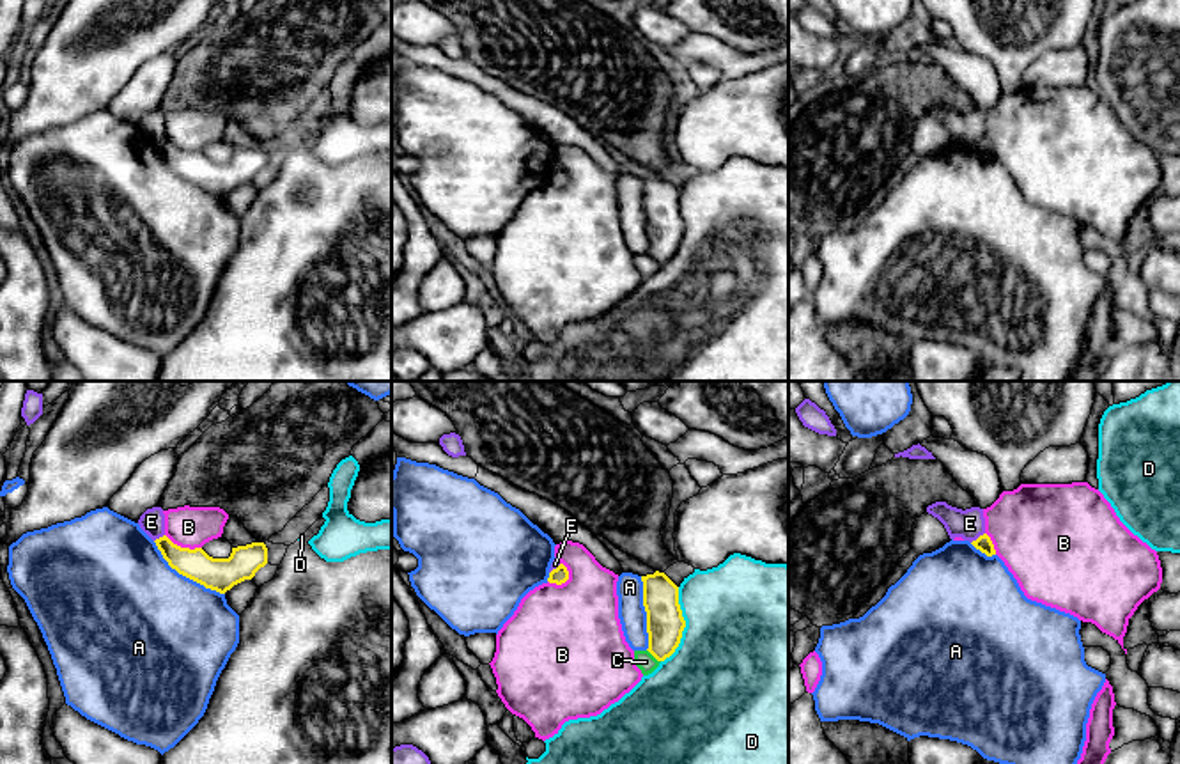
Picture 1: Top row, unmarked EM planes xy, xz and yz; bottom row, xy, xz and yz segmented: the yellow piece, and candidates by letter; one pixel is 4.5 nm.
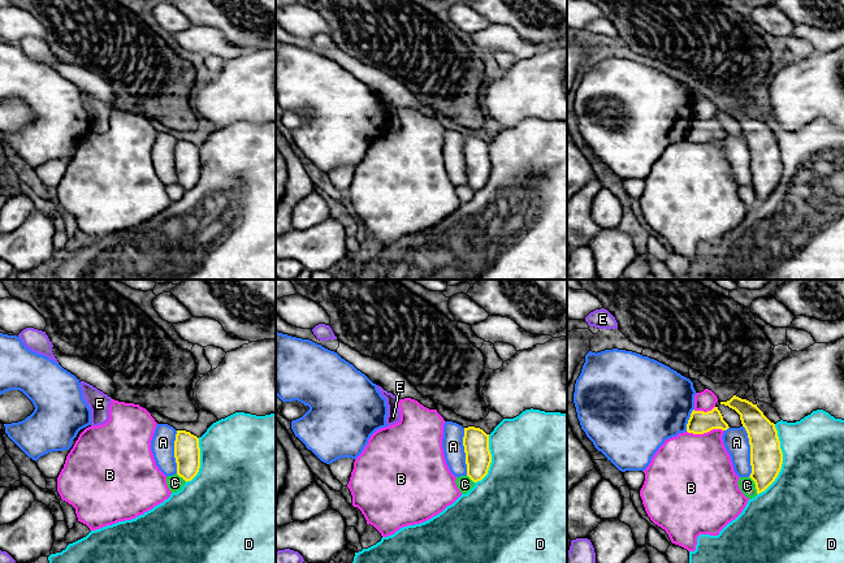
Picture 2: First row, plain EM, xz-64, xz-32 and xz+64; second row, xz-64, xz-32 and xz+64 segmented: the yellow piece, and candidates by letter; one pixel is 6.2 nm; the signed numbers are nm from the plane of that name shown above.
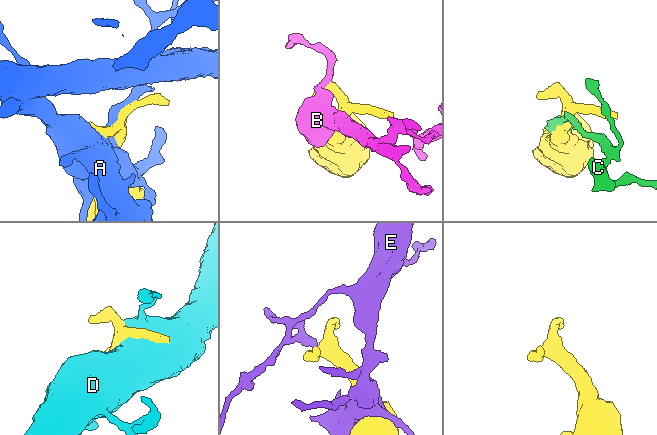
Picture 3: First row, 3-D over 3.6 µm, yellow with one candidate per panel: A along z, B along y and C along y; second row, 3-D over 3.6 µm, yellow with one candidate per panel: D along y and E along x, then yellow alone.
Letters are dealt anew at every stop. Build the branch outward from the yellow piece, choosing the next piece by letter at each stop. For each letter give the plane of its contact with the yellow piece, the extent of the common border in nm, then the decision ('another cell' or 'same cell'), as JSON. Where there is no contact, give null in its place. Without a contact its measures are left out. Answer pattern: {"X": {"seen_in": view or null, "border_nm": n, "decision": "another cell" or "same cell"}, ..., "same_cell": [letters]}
{"A": {"seen_in": "xy", "border_nm": 400, "decision": "another cell"}, "B": {"seen_in": "xz", "border_nm": 120, "decision": "another cell"}, "C": {"seen_in": "xz", "border_nm": 90, "decision": "another cell"}, "D": {"seen_in": "xz", "border_nm": 360, "decision": "another cell"}, "E": {"seen_in": "yz", "border_nm": 80, "decision": "another cell"}, "same_cell": []}

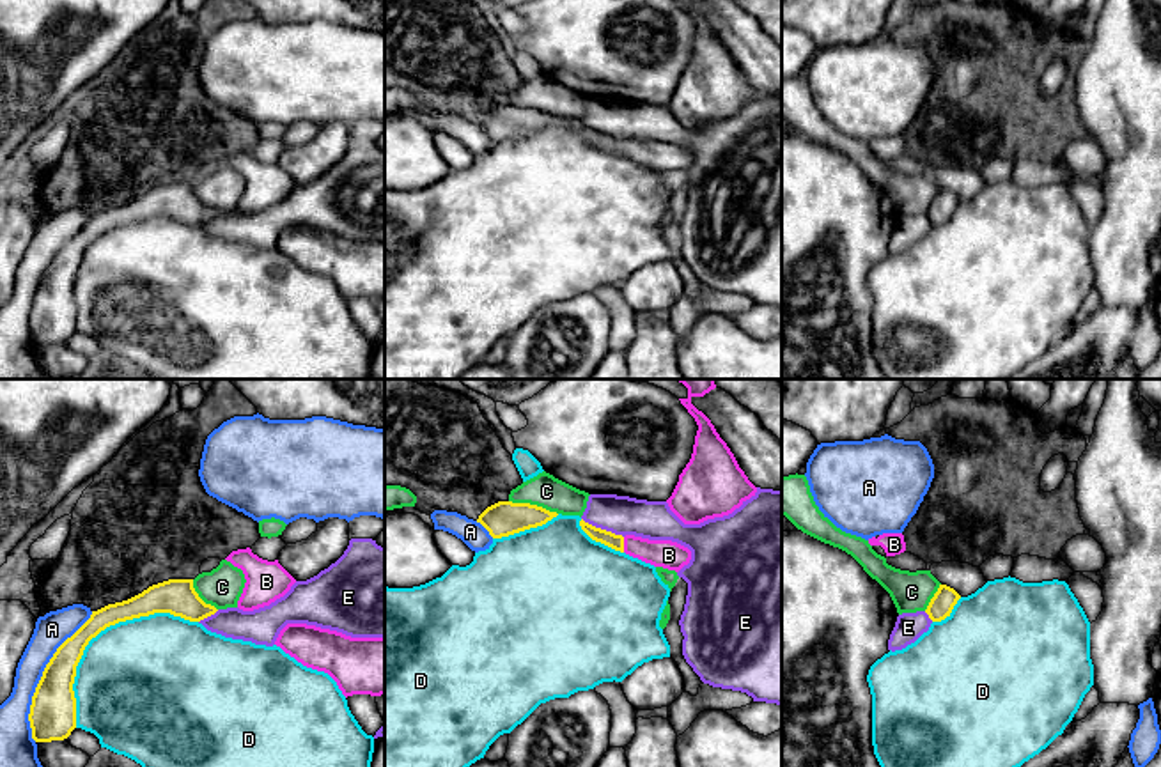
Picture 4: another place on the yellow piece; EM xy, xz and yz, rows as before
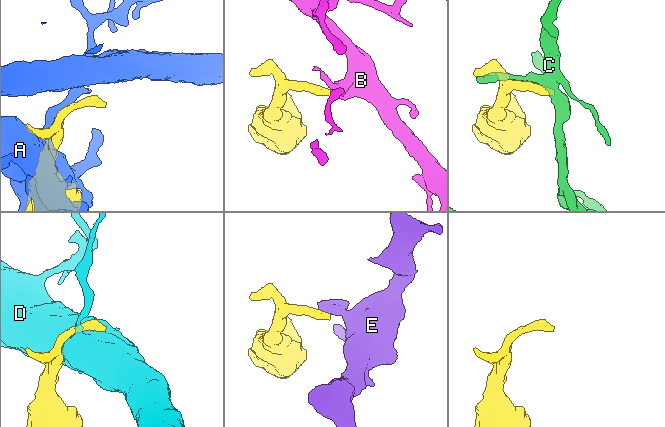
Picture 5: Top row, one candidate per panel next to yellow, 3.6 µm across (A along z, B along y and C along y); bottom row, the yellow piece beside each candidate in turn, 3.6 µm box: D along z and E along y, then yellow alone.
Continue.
{"A": {"seen_in": "xy", "border_nm": 650, "decision": "another cell"}, "B": {"seen_in": "xz", "border_nm": 70, "decision": "same cell"}, "C": {"seen_in": "xz", "border_nm": 240, "decision": "another cell"}, "D": {"seen_in": "xy", "border_nm": 750, "decision": "another cell"}, "E": {"seen_in": "xz", "border_nm": 220, "decision": "another cell"}, "same_cell": ["B"]}

